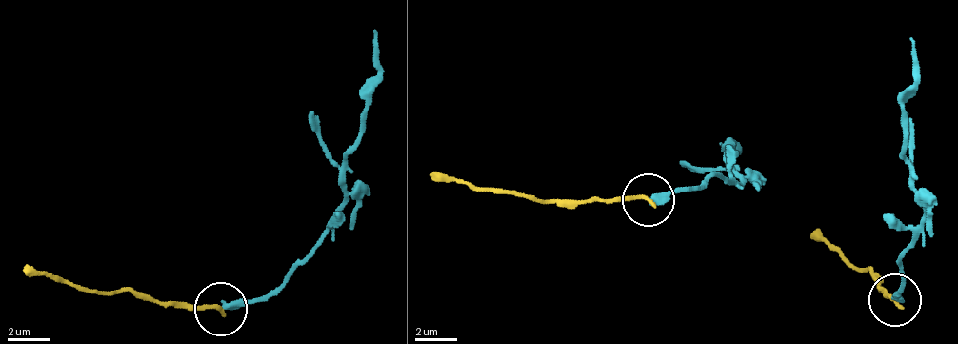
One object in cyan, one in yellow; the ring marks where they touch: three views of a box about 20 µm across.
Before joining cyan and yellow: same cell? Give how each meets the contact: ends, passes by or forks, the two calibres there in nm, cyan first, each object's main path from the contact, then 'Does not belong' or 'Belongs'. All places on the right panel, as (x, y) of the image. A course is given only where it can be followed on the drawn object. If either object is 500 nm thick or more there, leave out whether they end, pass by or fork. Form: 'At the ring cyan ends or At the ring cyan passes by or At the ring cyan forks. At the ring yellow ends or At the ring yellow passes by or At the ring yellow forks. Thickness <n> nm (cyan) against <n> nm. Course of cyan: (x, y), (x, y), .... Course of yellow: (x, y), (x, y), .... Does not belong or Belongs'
At the ring cyan ends. At the ring yellow ends. Thickness 320 nm (cyan) against 200 nm. Course of cyan: (894, 299), (900, 297), (903, 251), (923, 207), (911, 159), (902, 150), (902, 93), (914, 84), (909, 36). Course of yellow: (894, 299), (881, 294), (868, 268), (848, 263), (811, 232). Does not belong

